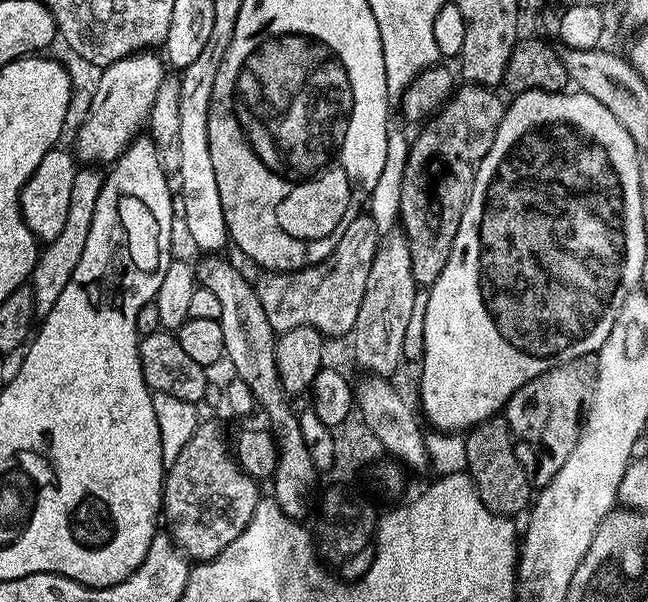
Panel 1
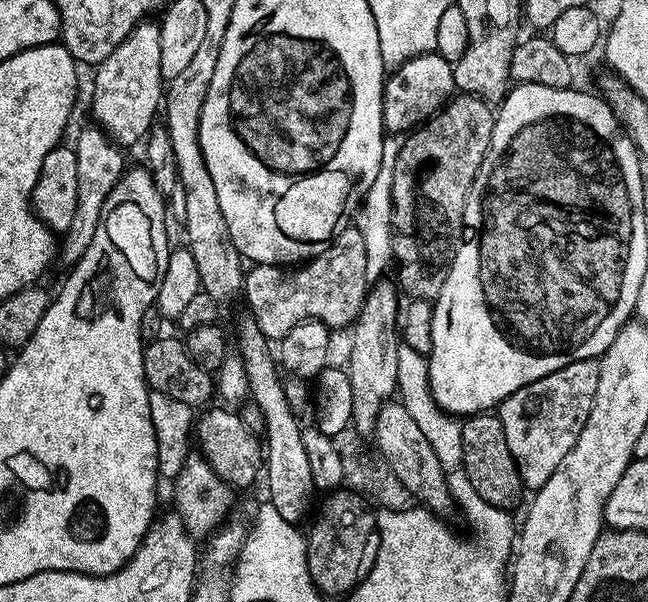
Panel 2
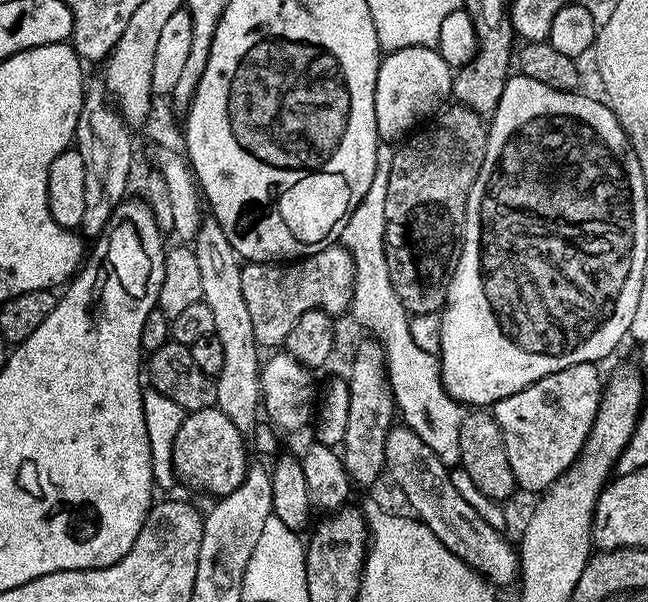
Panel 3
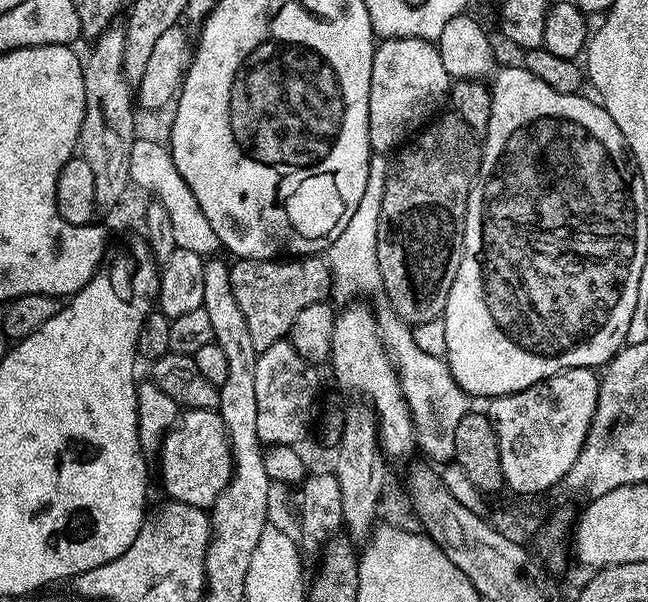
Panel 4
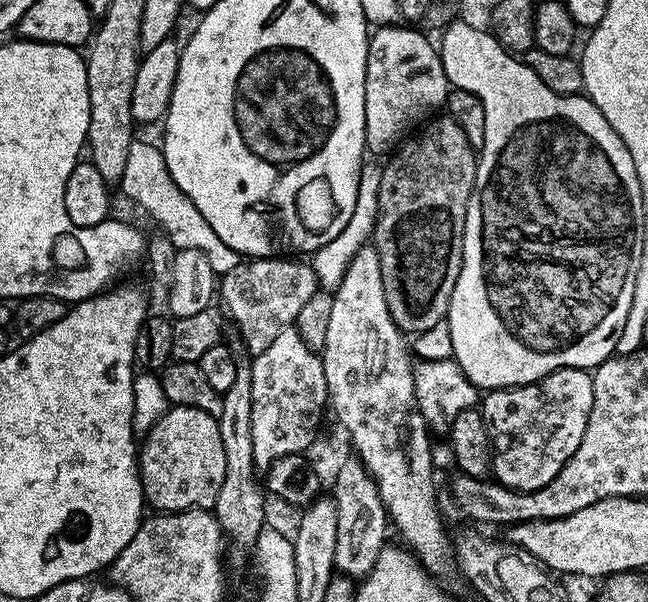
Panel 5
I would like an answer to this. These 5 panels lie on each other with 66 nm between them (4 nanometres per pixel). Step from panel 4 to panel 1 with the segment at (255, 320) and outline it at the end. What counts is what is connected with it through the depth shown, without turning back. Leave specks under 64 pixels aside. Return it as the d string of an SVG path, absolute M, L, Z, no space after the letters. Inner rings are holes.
M361 214L346 226L338 246L321 264L311 264L296 272L265 271L260 281L255 281L255 288L262 307L266 310L266 319L276 334L290 330L294 326L310 326L319 330L323 337L347 337L352 327L358 322L358 310L362 306L362 294L366 294L366 278L370 278L370 266L376 257L378 231L375 222L368 214Z

